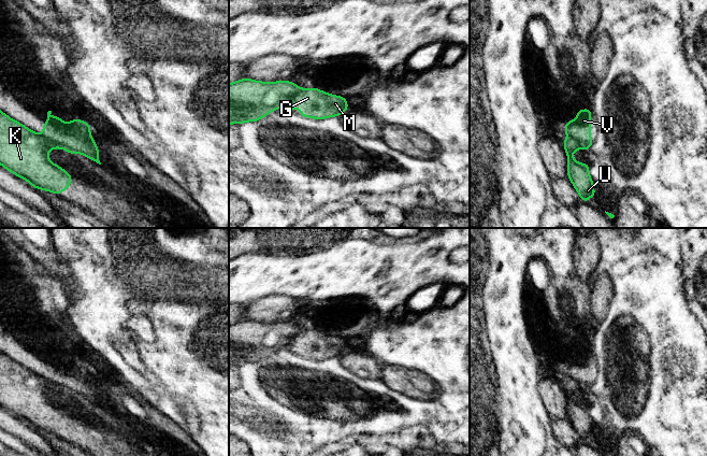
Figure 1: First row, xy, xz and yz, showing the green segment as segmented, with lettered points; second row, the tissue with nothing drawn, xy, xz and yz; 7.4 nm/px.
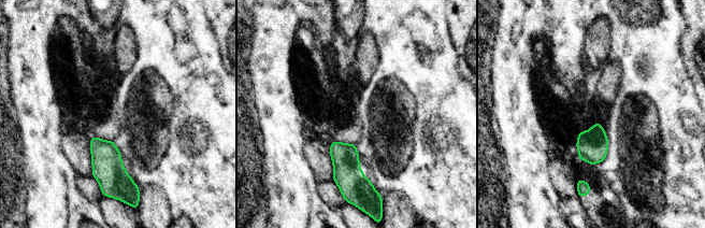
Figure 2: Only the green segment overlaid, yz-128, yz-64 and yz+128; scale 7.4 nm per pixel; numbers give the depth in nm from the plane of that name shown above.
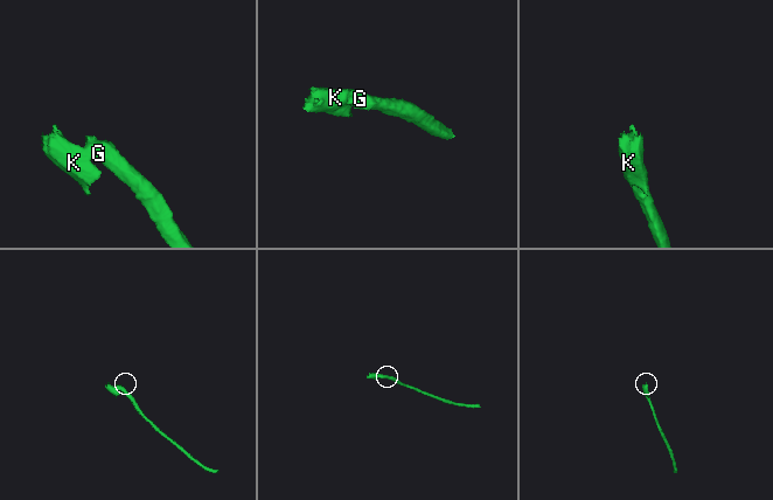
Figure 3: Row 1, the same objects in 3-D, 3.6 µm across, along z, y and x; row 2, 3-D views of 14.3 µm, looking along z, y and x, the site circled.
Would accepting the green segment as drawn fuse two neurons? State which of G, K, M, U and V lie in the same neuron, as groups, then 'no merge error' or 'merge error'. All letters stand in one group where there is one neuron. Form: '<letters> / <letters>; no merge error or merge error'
G M V / K U; merge error

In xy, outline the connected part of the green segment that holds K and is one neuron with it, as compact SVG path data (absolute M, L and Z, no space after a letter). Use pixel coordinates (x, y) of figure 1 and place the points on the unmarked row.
M0 352L0 405L26 421L34 429L60 436L71 426L71 415L49 402L48 394L58 386Z

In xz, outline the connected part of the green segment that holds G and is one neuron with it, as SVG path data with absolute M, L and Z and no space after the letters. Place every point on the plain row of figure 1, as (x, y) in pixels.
M299 329L290 338L286 348L291 352L300 350L301 357L323 360L340 357L348 350L347 341L344 338L327 334L317 329Z

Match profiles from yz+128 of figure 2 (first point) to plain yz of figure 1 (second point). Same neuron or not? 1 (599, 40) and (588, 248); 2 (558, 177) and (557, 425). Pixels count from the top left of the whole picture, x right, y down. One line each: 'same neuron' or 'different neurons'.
1: same neuron
2: different neurons

